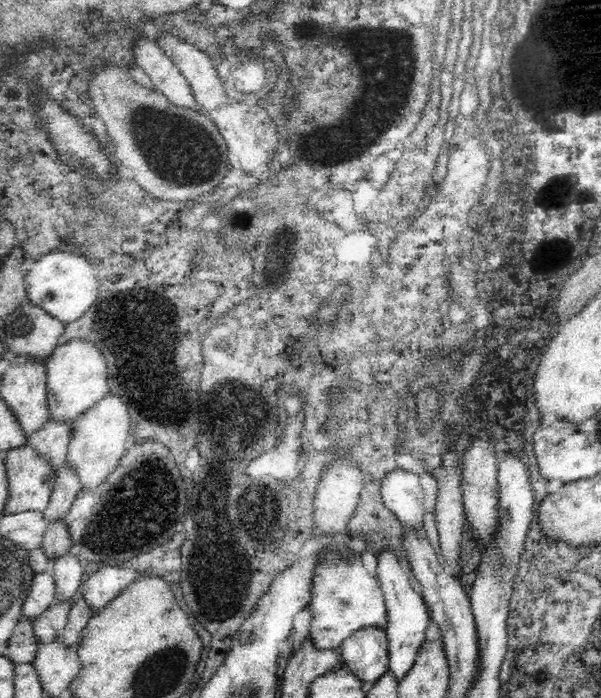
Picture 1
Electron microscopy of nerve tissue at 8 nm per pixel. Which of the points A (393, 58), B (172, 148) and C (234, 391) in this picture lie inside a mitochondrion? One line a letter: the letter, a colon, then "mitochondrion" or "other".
A: mitochondrion
B: mitochondrion
C: other

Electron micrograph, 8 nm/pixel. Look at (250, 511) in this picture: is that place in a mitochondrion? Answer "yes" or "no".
yes

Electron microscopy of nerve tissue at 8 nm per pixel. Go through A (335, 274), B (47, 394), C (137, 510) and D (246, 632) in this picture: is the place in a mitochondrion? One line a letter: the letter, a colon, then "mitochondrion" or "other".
A: other
B: other
C: mitochondrion
D: other

